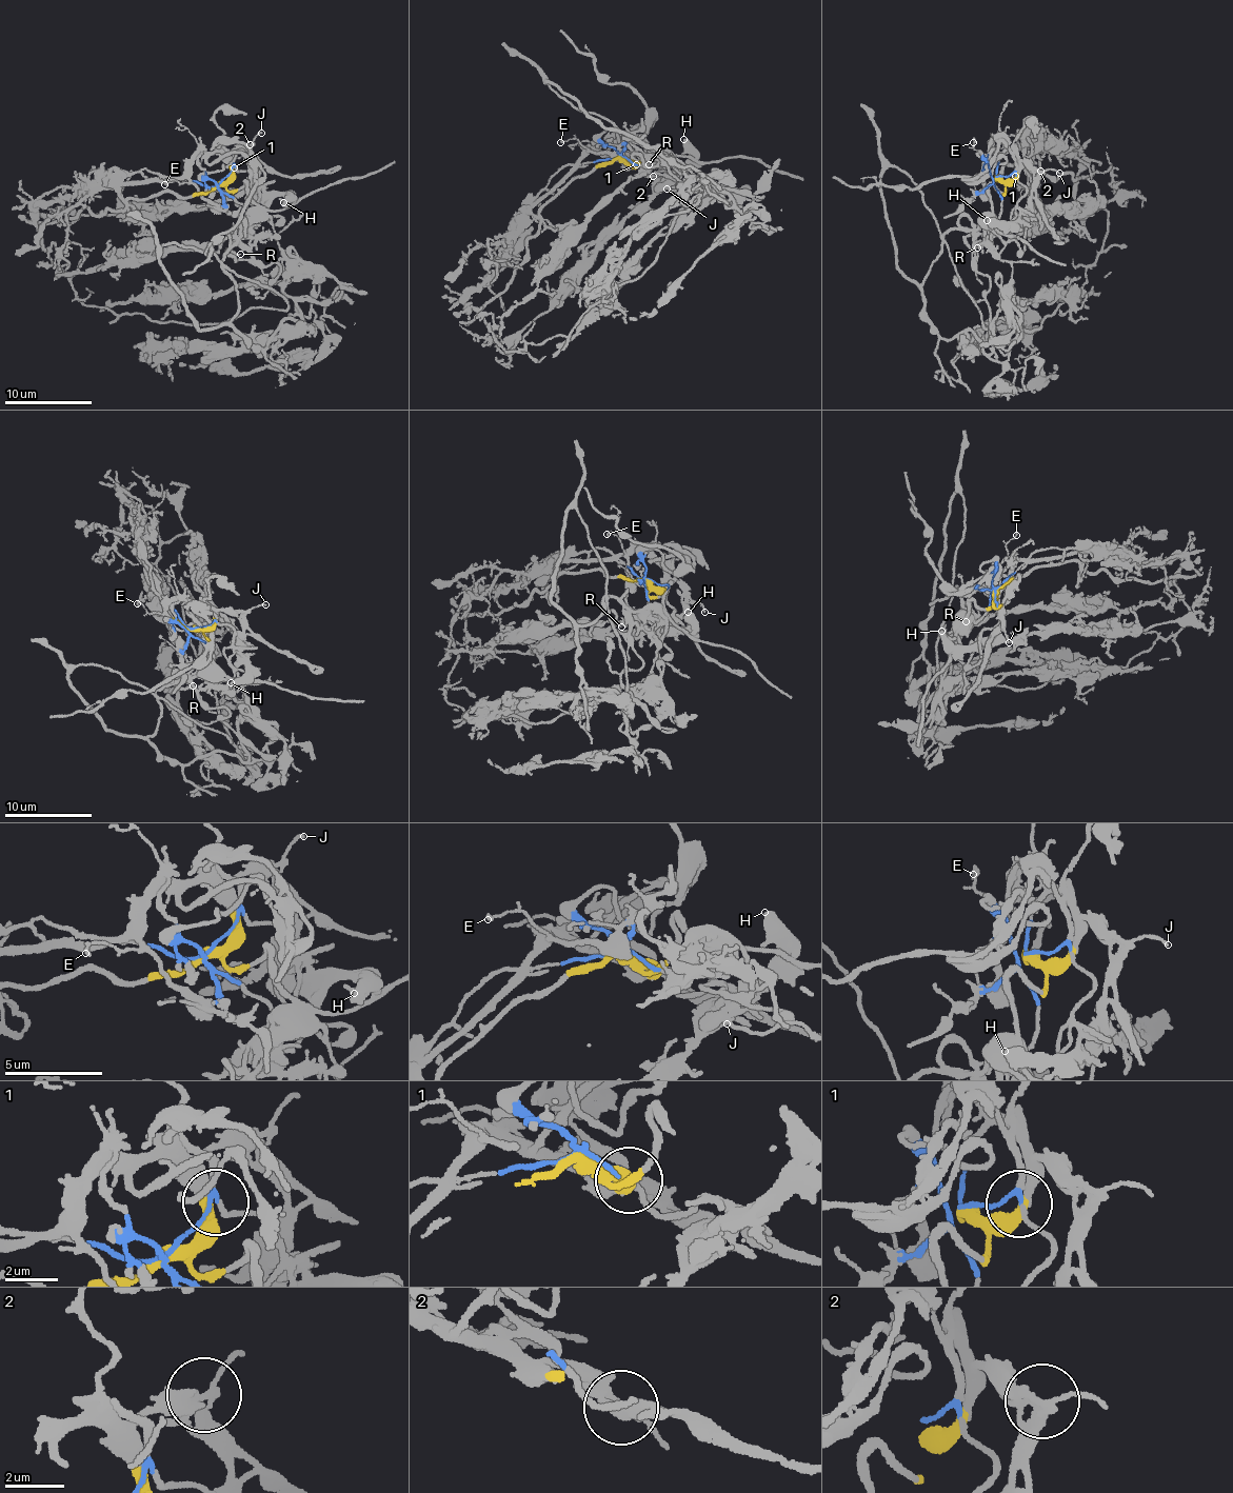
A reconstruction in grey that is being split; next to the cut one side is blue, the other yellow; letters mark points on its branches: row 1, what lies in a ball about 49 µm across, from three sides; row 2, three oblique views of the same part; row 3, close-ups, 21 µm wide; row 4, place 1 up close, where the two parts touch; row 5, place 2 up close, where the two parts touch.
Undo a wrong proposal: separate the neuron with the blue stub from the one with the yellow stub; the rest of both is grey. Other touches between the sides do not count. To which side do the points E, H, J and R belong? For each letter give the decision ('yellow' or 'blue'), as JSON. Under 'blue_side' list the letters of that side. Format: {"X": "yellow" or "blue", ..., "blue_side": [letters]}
{"E": "yellow", "H": "blue", "J": "yellow", "R": "blue", "blue_side": ["H", "R"]}

